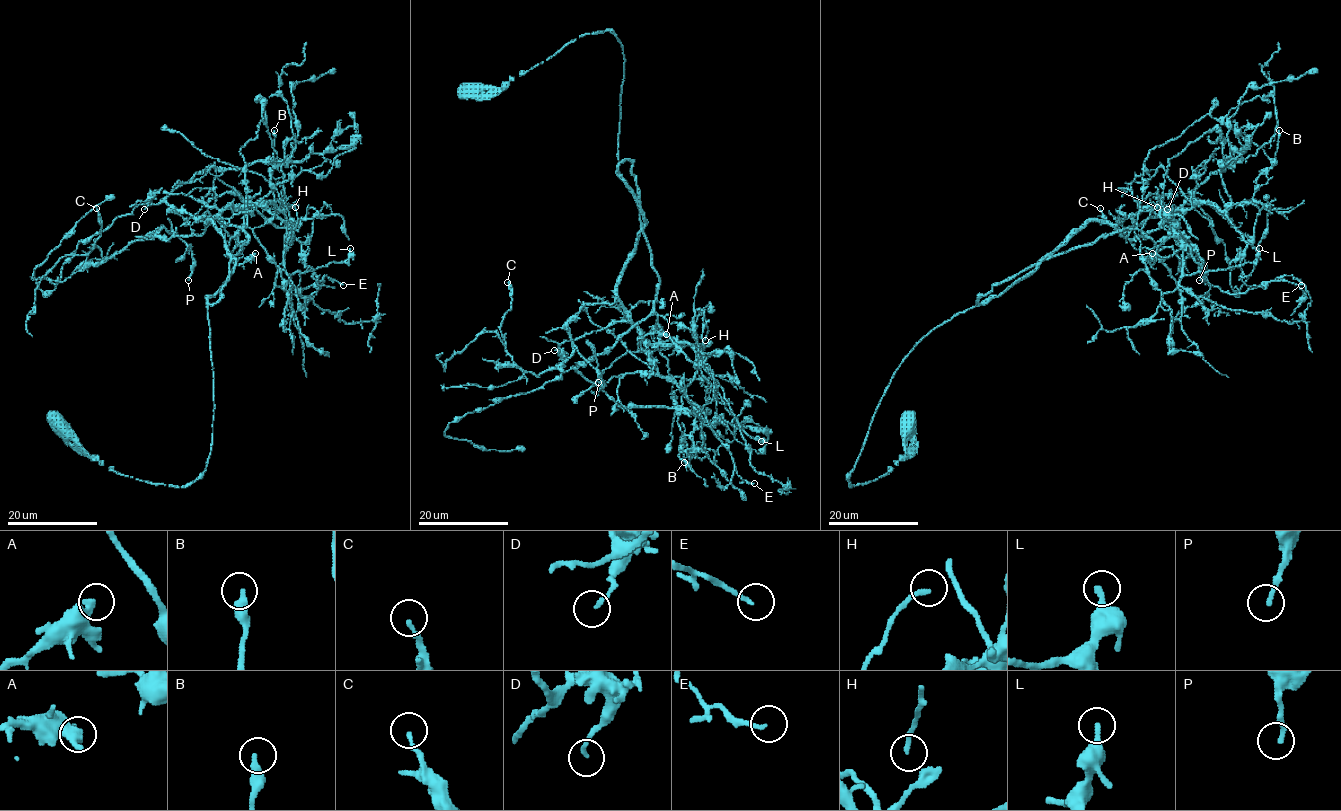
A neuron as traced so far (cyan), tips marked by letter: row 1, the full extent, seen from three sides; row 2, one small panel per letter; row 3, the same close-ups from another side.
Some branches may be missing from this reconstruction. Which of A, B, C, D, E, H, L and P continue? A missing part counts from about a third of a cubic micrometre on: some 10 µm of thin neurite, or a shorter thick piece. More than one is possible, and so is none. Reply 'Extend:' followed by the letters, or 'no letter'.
Extend: no letter

